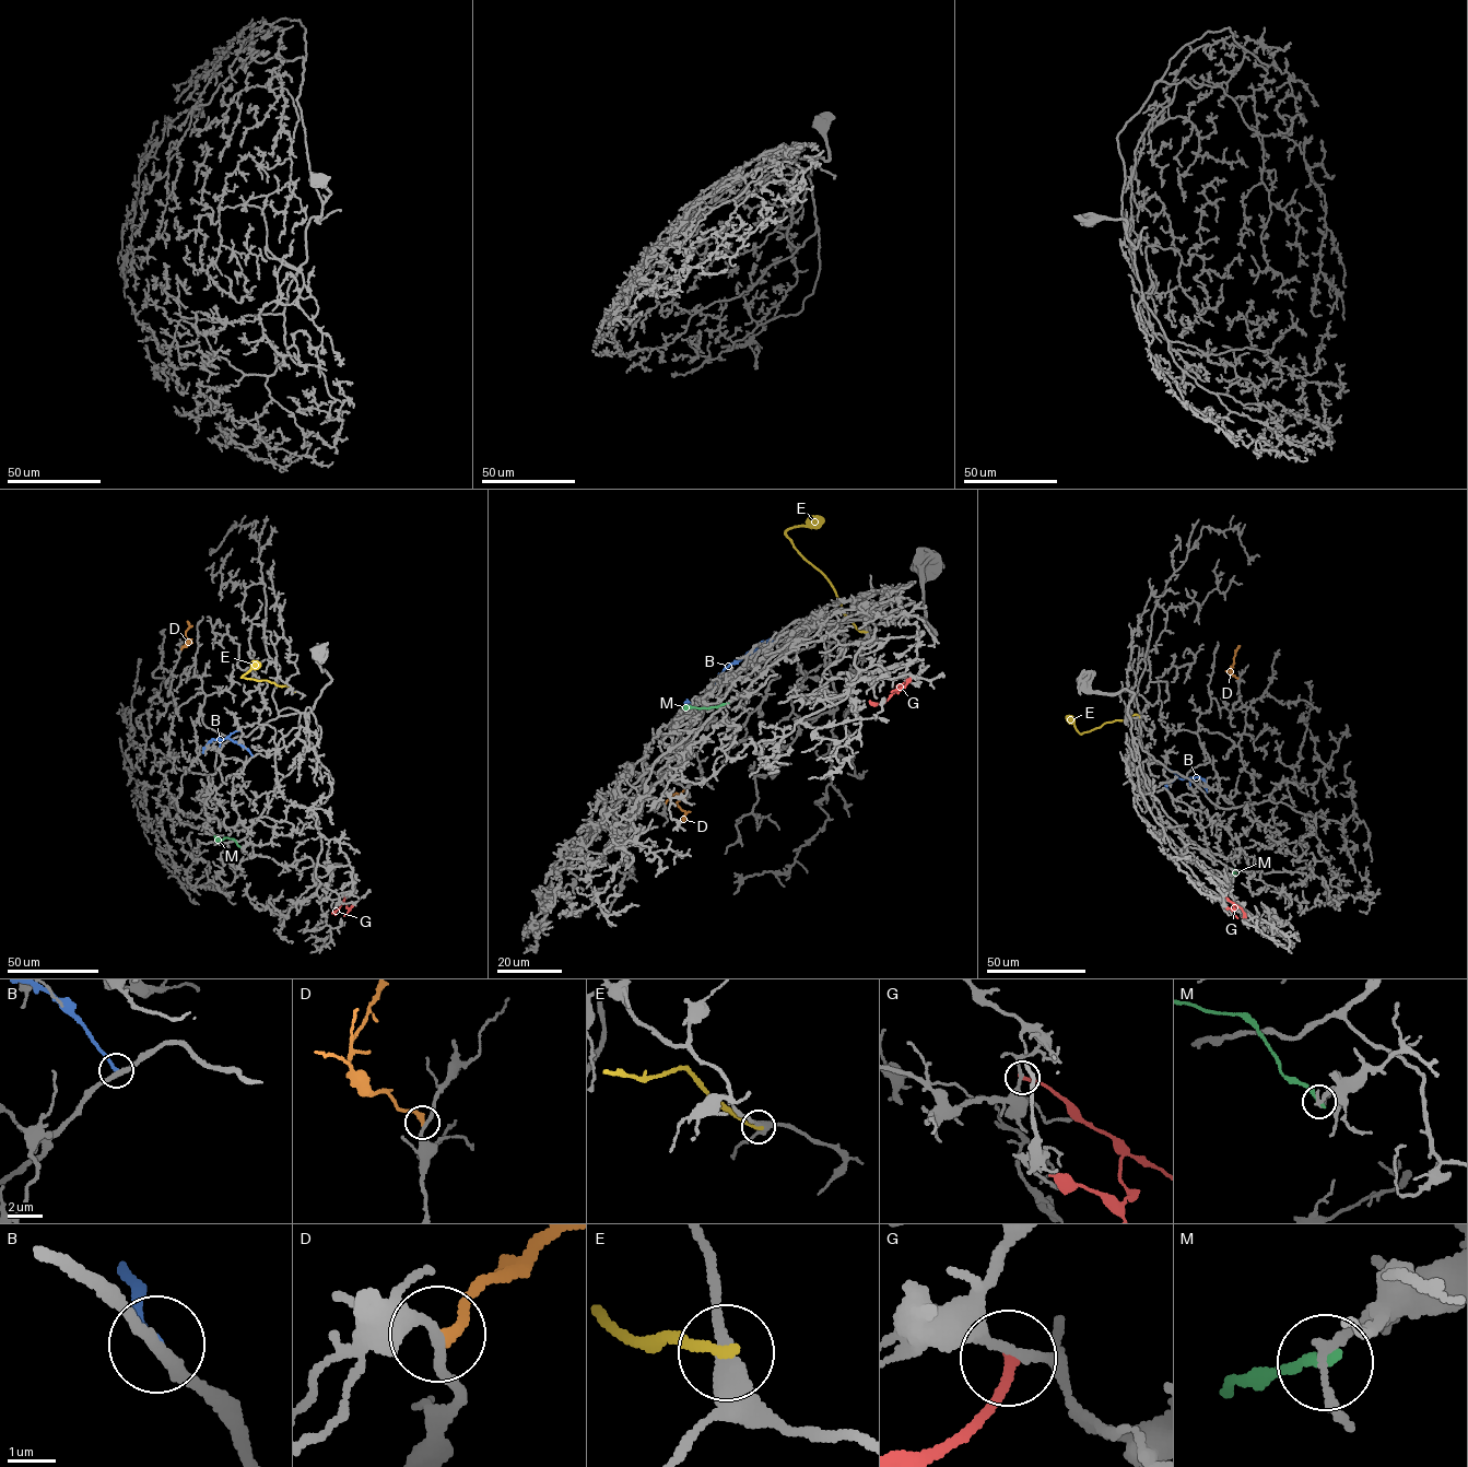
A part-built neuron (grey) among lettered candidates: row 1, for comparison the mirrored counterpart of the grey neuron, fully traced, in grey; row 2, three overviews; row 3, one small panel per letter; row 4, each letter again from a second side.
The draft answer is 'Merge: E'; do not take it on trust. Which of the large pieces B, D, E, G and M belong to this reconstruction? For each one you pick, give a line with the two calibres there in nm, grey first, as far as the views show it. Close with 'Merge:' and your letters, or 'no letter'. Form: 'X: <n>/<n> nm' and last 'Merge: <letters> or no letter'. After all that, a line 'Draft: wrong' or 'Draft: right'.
Merge: no letter
Draft: wrong

